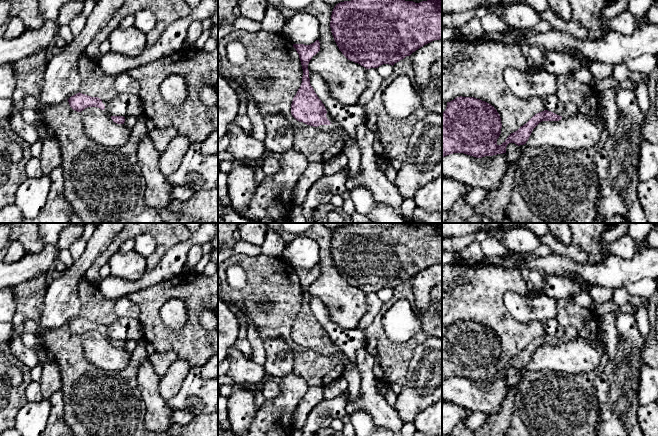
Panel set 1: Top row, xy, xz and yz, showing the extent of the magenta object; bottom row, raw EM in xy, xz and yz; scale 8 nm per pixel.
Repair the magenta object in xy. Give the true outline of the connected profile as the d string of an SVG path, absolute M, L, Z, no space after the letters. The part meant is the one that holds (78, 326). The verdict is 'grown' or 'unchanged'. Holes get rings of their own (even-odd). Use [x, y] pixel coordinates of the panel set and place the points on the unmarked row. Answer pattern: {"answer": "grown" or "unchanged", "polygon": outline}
{"answer": "grown", "polygon": "M80 316L71 320L68 323L68 326L70 331L77 336L81 336L88 331L97 331L103 336L108 337L106 325L102 325L98 321L91 321Z"}

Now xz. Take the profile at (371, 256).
{"answer": "unchanged", "polygon": "M353 223L336 228L330 252L342 278L366 293L394 289L424 269L442 263L442 224L420 227L393 223Z"}

